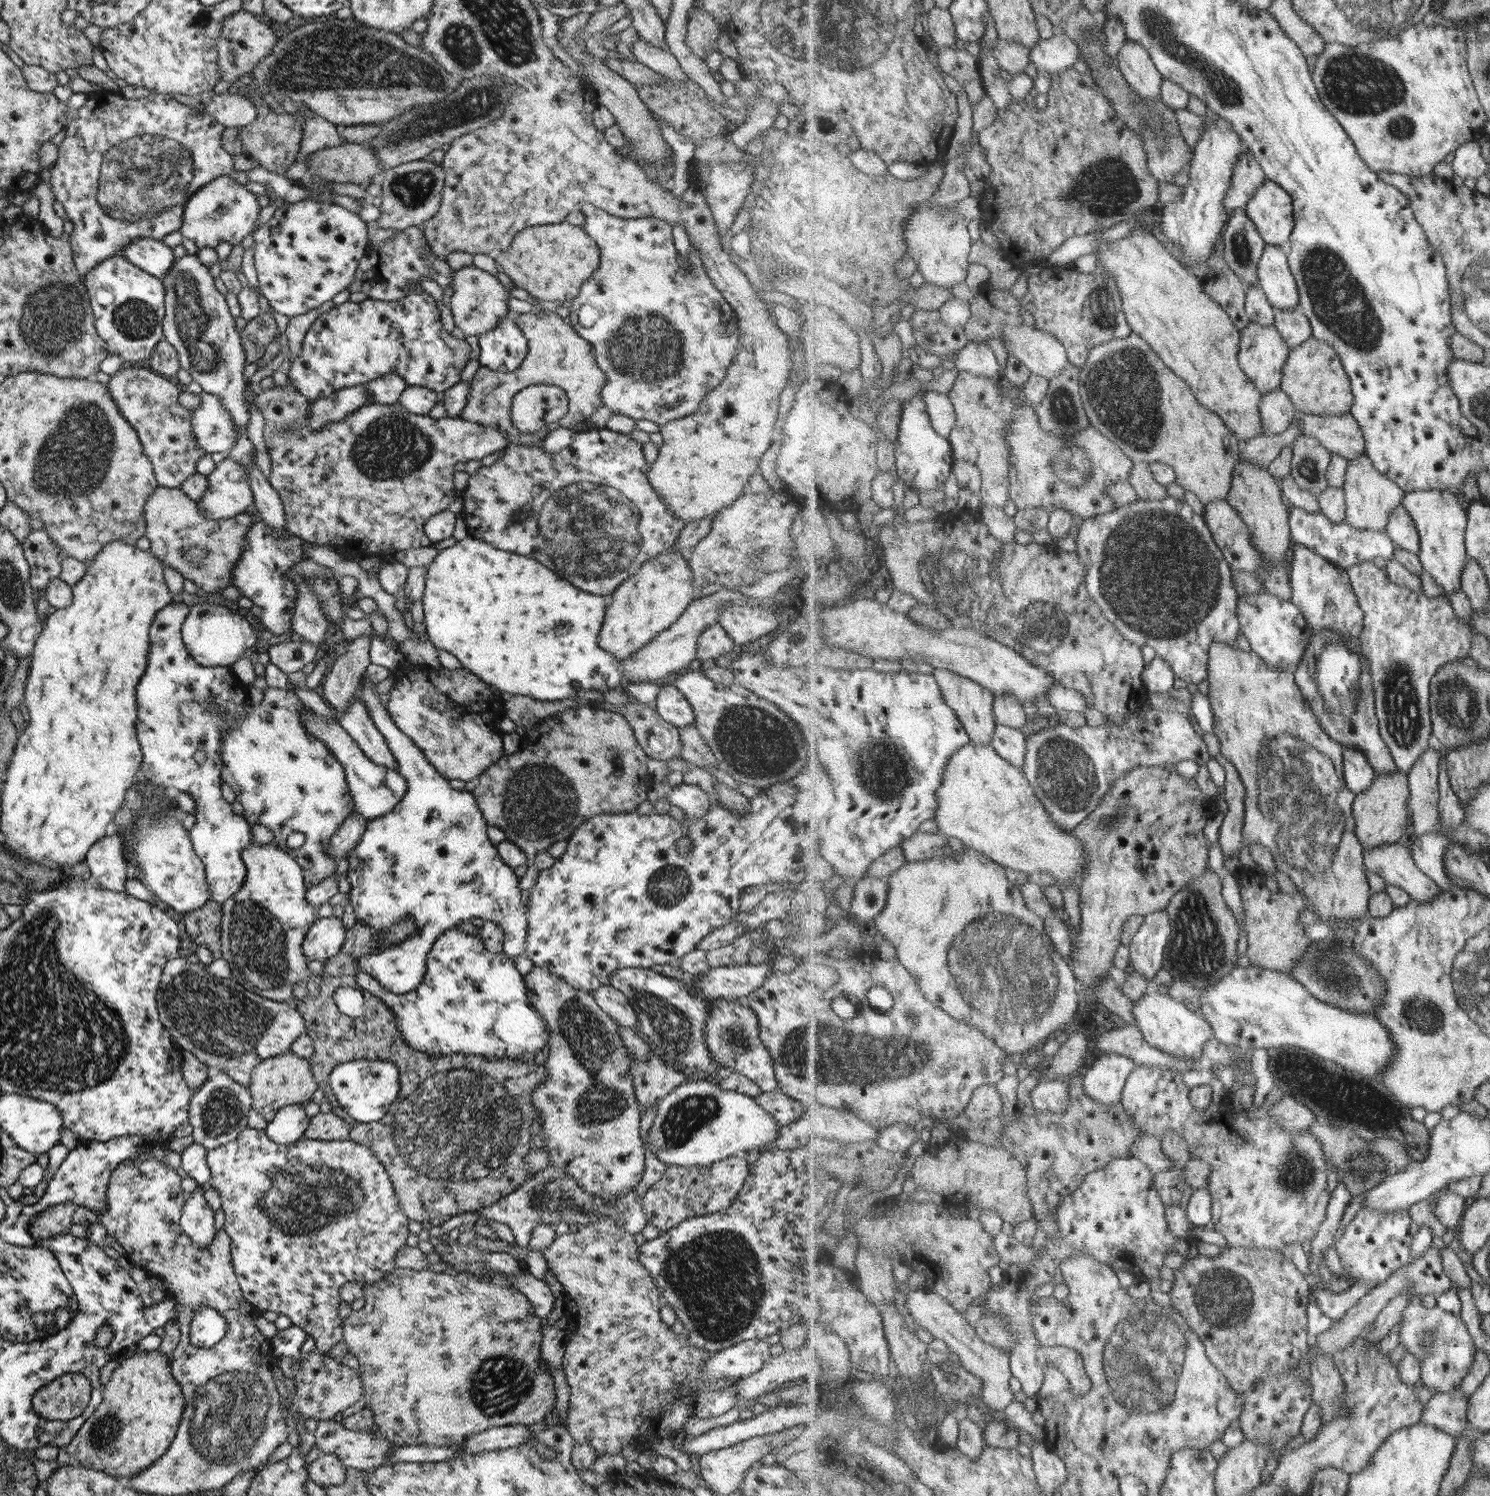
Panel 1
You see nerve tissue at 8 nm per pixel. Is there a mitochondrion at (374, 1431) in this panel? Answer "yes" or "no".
no

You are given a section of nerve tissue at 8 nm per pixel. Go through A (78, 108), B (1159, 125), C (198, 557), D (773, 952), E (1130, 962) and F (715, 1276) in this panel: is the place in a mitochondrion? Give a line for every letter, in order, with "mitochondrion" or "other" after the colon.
A: other
B: mitochondrion
C: mitochondrion
D: other
E: other
F: mitochondrion

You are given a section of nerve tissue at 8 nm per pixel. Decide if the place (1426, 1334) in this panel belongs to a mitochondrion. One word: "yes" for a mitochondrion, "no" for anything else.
yes

